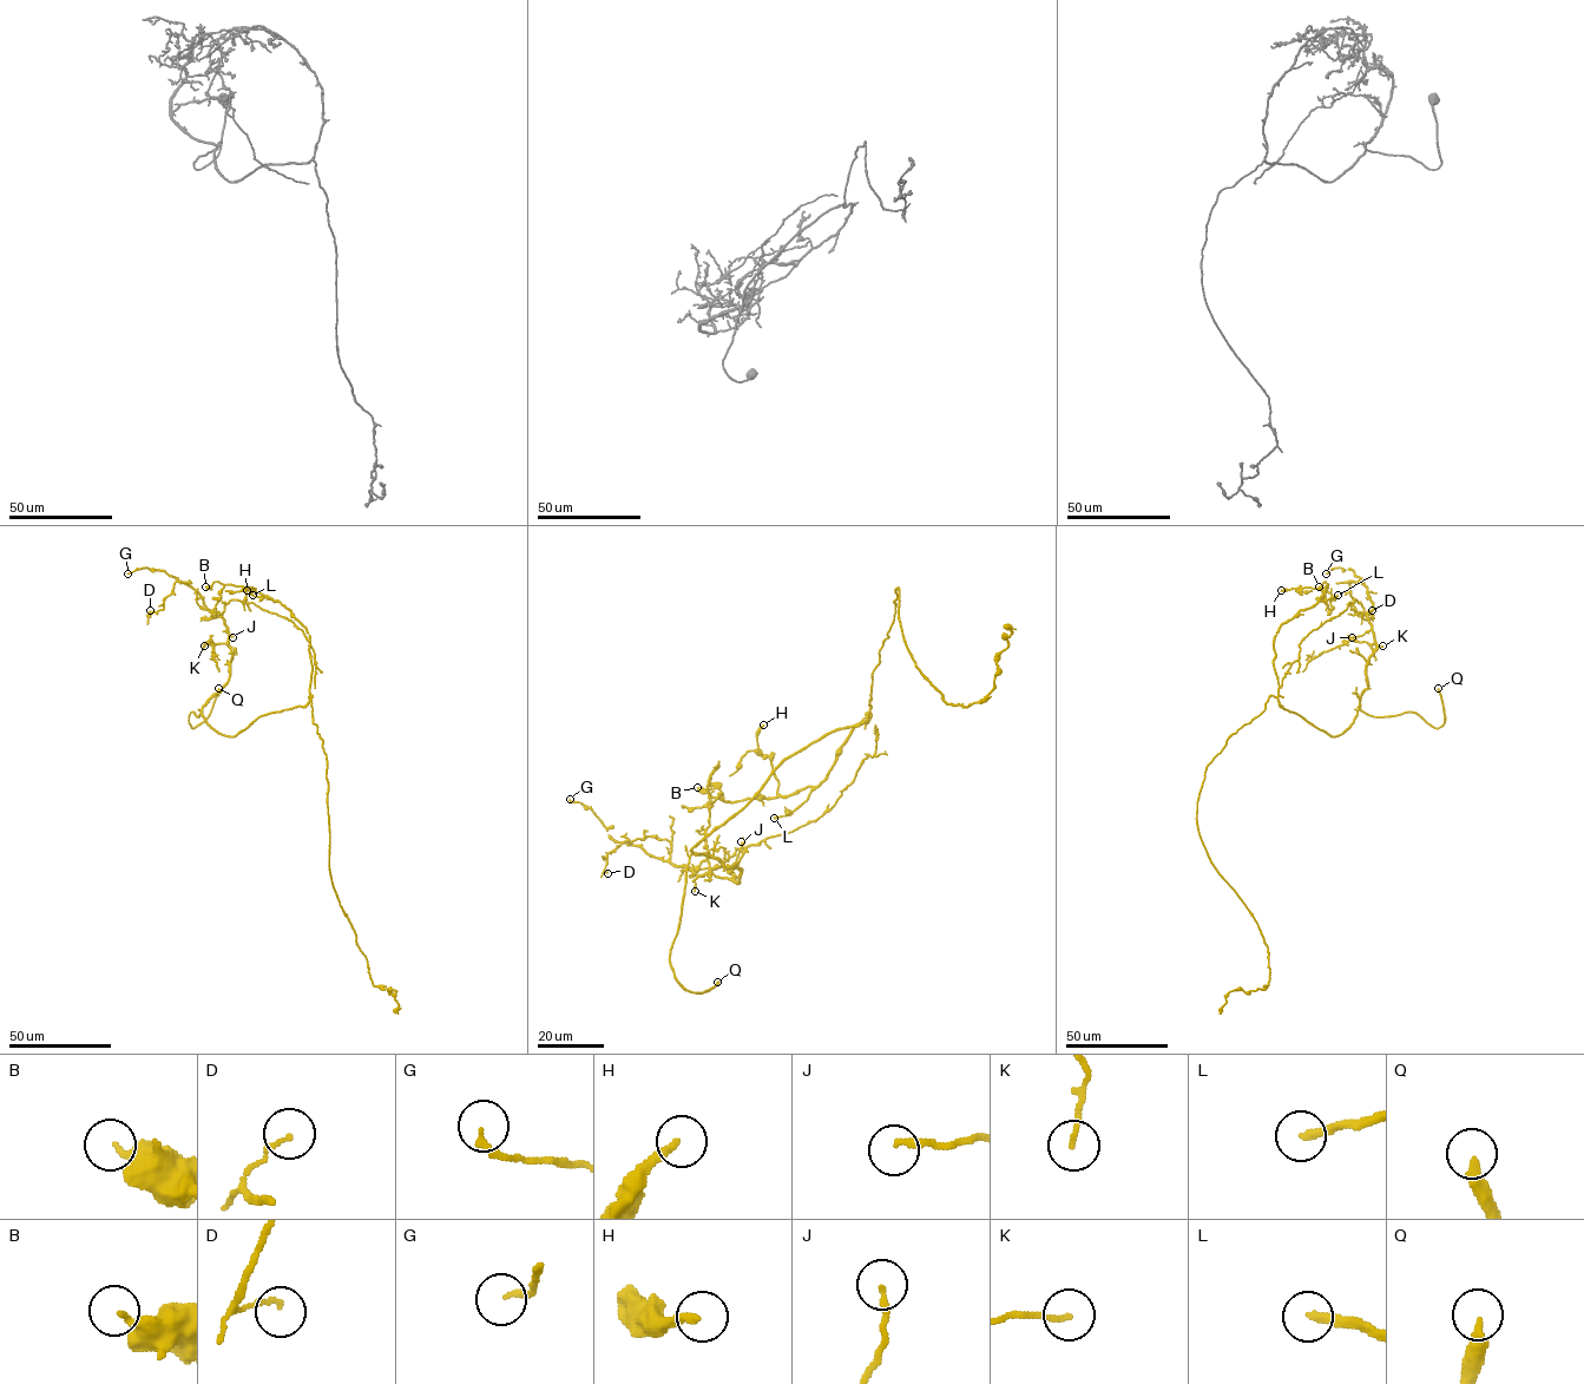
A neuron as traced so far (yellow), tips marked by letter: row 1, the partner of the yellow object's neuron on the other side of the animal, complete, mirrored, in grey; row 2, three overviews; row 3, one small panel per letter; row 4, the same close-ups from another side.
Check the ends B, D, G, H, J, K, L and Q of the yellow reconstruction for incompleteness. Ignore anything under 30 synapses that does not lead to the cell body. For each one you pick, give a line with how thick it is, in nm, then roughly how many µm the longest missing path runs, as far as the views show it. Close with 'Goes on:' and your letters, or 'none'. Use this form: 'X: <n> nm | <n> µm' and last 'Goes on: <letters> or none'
L: 280 nm | 60 µm
Q: 320 nm | 25 µm
Goes on: L, Q

